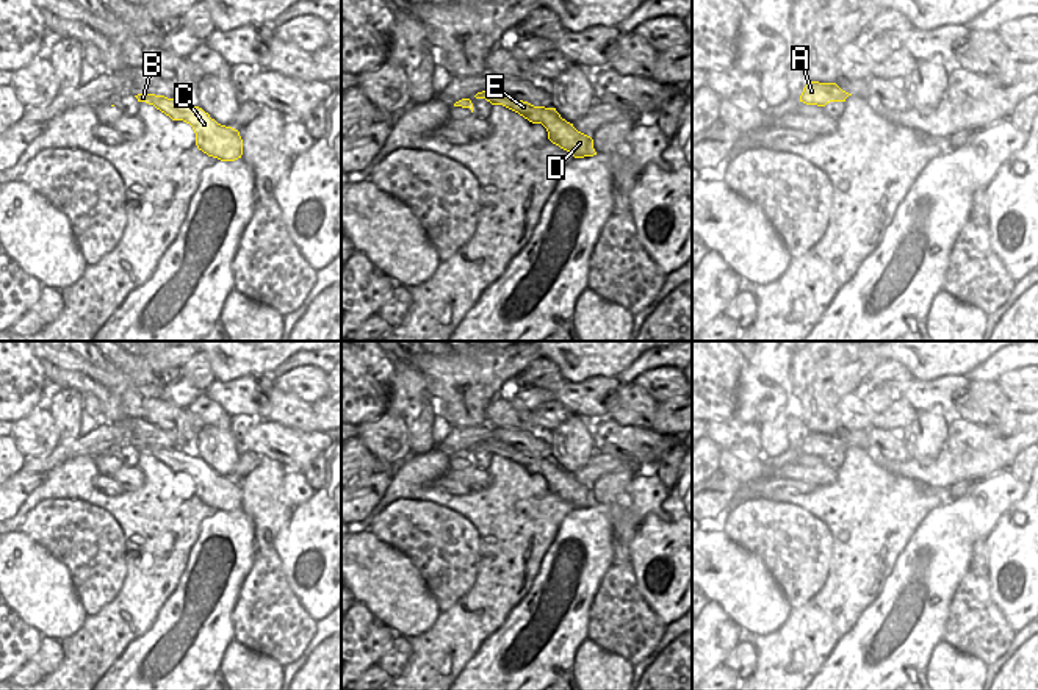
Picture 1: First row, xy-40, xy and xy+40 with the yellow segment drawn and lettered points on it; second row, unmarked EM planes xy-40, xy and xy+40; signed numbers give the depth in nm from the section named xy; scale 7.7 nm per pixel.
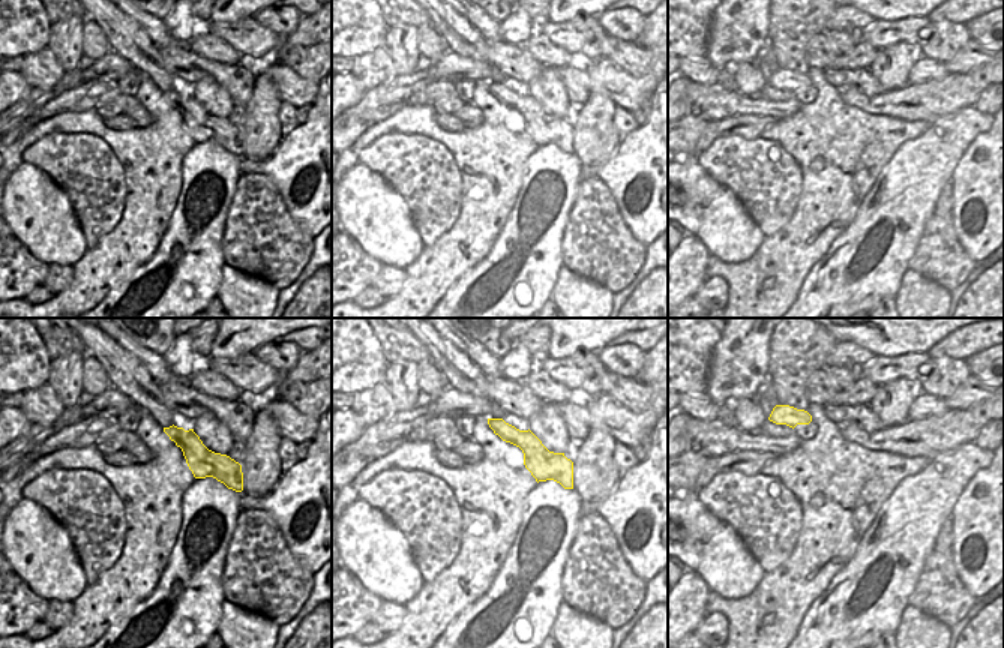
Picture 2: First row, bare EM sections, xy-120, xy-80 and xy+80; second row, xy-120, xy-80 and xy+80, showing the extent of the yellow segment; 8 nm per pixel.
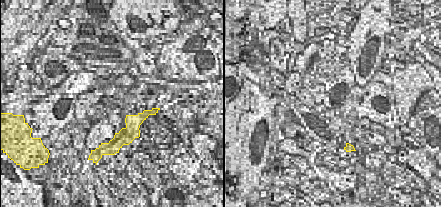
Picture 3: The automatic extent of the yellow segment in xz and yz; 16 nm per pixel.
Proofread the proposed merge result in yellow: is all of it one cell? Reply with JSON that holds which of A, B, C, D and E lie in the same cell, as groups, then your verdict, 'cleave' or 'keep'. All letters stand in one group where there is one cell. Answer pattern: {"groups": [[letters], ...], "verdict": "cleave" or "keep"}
{"groups": [["A", "B", "C", "D", "E"]], "verdict": "keep"}

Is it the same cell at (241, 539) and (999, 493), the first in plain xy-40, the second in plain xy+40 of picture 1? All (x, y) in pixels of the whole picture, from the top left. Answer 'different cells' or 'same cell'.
same cell

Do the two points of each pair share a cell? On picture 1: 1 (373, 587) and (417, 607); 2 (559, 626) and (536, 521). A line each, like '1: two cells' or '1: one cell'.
1: one cell
2: two cells

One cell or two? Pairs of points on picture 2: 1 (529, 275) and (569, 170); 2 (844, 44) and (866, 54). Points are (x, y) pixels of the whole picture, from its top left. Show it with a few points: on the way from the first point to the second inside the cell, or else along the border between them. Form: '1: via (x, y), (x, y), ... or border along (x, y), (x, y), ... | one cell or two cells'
1: via (533, 249), (557, 219), (568, 195) | one cell
2: border along (857, 42), (842, 53) | two cells

